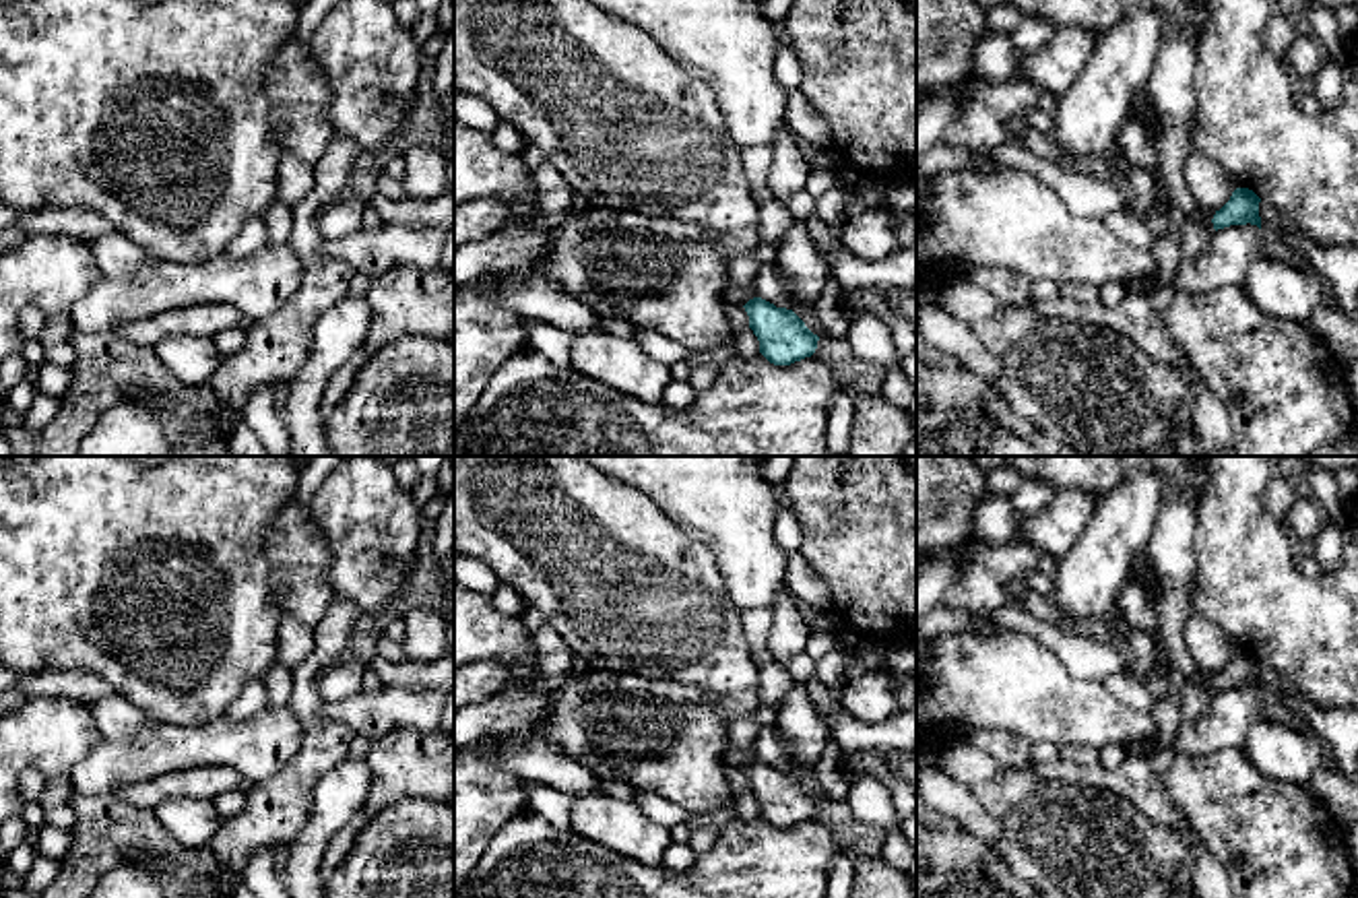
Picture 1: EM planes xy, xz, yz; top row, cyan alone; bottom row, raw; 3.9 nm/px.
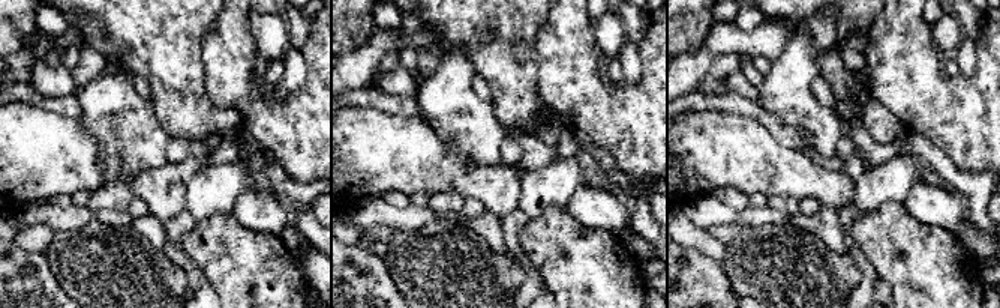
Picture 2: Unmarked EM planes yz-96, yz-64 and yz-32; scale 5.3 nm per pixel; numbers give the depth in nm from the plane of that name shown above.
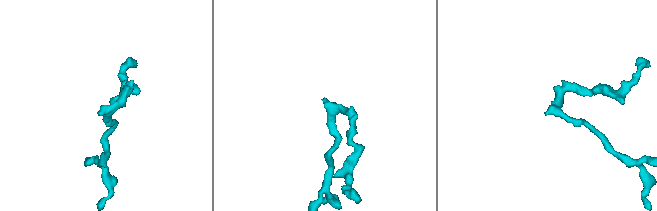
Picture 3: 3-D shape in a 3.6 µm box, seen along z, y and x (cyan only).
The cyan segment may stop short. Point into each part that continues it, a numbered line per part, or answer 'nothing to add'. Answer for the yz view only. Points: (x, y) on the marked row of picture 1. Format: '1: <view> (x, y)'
1: yz (1171, 98)

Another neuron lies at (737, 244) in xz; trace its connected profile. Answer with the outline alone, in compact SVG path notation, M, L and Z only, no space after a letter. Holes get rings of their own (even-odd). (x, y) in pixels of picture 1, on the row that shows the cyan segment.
M726 229L726 231L712 231L708 235L716 242L720 252L735 260L747 260L753 248L759 244L759 235L755 229Z

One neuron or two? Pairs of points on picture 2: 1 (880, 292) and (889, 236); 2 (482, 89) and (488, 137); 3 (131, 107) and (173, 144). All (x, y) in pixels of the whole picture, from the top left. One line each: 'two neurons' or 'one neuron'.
1: two neurons
2: two neurons
3: two neurons

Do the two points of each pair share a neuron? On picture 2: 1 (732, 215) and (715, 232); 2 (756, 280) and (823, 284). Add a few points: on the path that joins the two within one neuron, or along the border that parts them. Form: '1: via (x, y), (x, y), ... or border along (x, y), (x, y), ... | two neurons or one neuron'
1: border along (745, 226), (712, 224), (706, 229) | two neurons
2: via (772, 280), (807, 281) | one neuron

